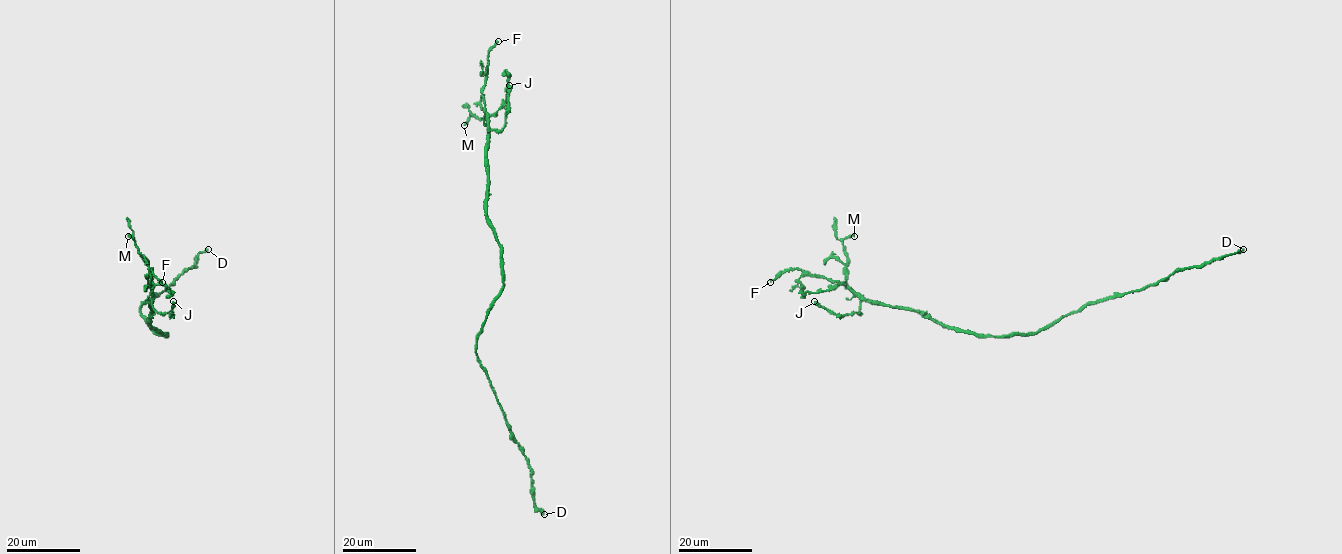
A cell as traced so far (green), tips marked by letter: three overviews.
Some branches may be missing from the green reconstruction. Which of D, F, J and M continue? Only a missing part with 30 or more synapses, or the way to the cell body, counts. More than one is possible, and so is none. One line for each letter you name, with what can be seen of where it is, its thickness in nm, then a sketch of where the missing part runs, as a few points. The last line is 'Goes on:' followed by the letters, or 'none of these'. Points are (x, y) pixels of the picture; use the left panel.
Goes on: none of these

